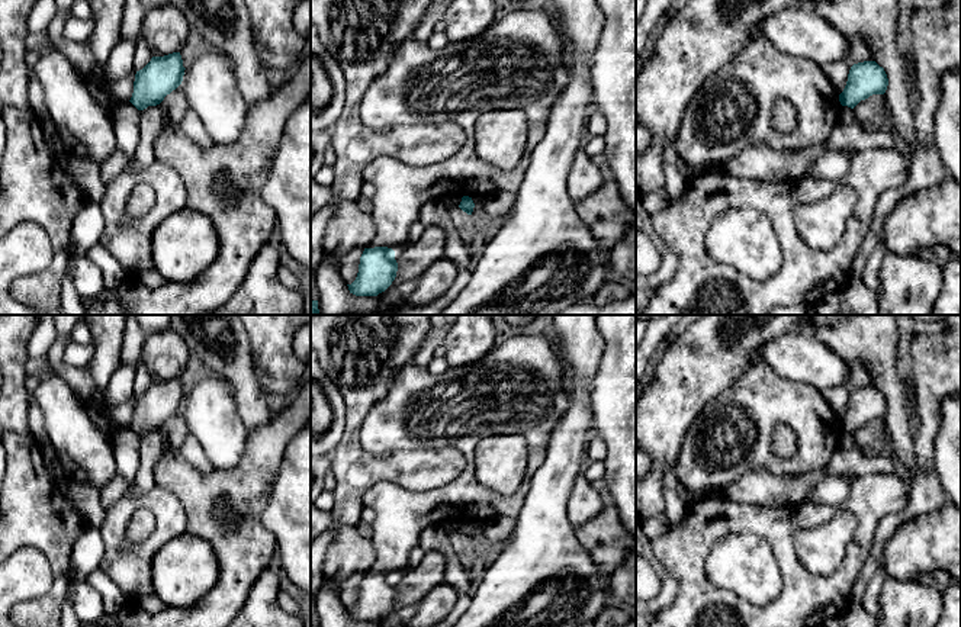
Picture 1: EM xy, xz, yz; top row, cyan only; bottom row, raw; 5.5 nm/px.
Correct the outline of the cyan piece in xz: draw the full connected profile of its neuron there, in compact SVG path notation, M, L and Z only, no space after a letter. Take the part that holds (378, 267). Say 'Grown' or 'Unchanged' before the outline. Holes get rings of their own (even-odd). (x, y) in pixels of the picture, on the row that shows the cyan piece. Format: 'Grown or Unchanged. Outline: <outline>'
Unchanged. Outline: M364 248L357 277L351 284L347 284L348 290L356 296L377 296L392 284L396 271L398 263L392 248Z

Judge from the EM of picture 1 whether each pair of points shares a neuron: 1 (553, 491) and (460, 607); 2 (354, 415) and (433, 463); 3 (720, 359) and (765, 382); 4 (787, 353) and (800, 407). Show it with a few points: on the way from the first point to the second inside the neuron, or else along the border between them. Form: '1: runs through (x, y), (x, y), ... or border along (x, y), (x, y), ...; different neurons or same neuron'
1: border along (472, 598), (463, 611); different neurons
2: runs through (353, 443), (353, 447), (370, 465), (405, 465); same neuron
3: border along (755, 365), (720, 392); different neurons
4: border along (762, 363), (781, 376), (810, 383), (819, 391); different neurons

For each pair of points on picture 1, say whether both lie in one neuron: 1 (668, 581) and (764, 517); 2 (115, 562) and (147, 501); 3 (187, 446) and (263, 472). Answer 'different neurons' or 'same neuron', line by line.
1: different neurons
2: same neuron
3: different neurons

